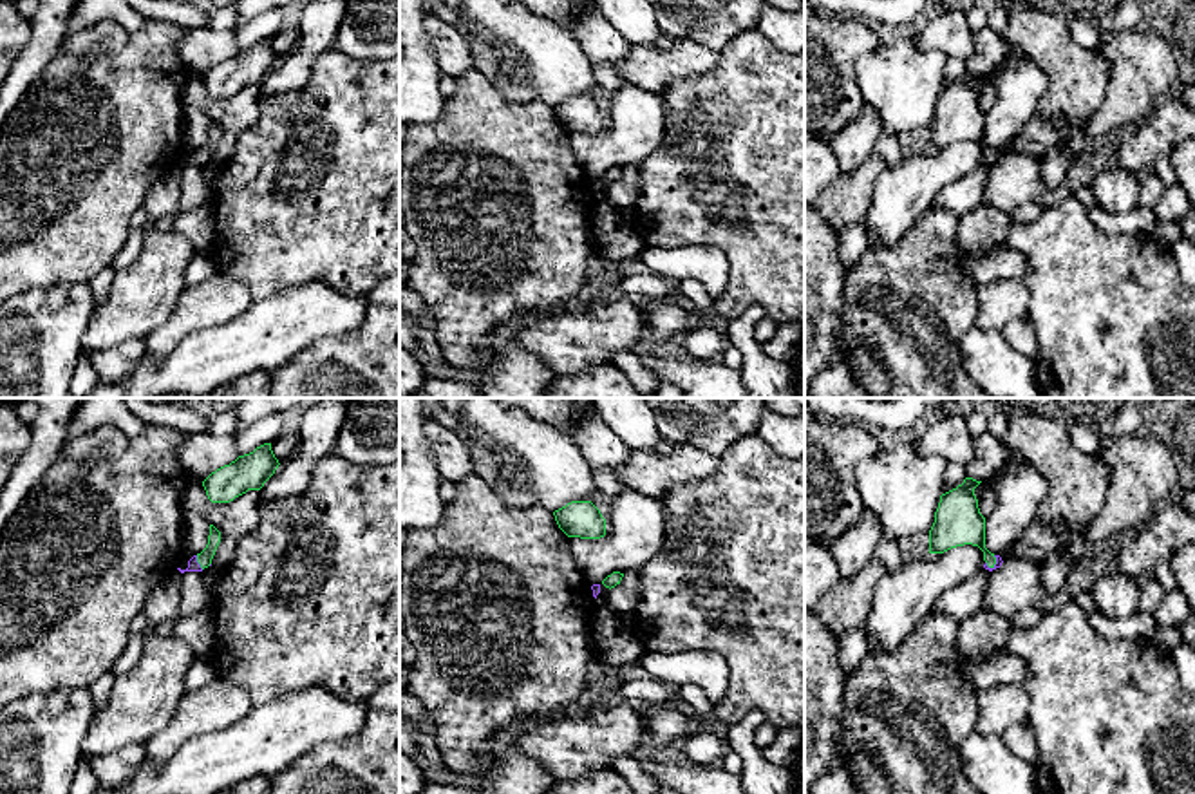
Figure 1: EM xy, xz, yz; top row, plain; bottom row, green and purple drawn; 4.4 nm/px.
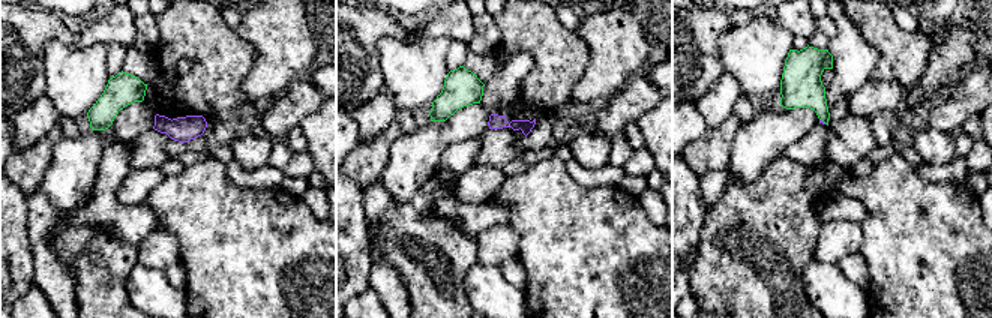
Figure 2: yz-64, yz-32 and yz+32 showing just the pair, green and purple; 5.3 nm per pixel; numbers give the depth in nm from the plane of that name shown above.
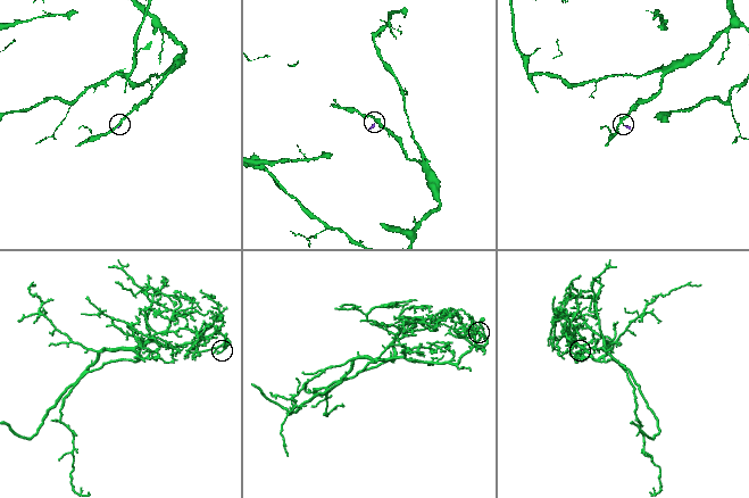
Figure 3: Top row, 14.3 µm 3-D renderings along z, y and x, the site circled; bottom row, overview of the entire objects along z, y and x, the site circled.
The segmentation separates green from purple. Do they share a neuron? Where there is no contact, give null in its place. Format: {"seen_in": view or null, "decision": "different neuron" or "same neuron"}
{"seen_in": "xy", "decision": "same neuron"}

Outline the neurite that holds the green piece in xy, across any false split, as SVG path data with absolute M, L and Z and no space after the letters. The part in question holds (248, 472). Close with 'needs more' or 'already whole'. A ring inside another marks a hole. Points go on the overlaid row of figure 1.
M264 443L212 472L202 481L202 487L212 503L230 503L248 490L260 490L278 465L271 443Z; already whole

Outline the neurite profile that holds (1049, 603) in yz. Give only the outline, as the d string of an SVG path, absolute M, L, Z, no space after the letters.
M1068 586L1054 595L1045 595L1034 608L1045 615L1067 606L1072 600L1072 595L1074 586Z

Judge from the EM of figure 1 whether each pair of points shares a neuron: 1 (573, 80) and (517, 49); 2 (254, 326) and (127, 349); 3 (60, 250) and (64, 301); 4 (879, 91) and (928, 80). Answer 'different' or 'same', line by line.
1: same
2: different
3: different
4: same

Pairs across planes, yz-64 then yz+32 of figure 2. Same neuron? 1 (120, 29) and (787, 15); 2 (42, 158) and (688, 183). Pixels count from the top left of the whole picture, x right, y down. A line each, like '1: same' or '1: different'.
1: same
2: different

